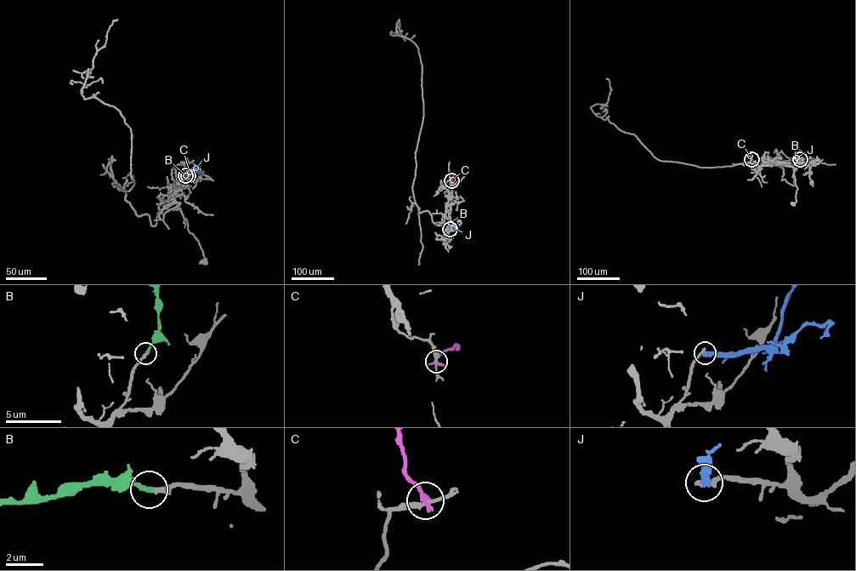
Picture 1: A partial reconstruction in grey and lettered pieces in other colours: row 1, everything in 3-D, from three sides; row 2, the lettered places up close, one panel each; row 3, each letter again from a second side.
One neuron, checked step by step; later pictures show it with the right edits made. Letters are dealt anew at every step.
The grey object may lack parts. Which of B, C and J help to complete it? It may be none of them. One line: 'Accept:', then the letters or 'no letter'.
Accept: B

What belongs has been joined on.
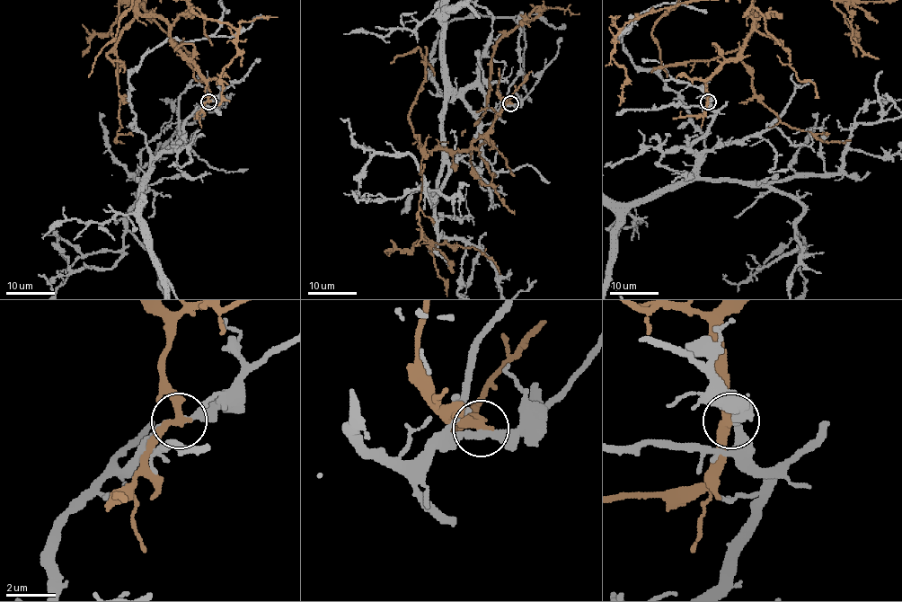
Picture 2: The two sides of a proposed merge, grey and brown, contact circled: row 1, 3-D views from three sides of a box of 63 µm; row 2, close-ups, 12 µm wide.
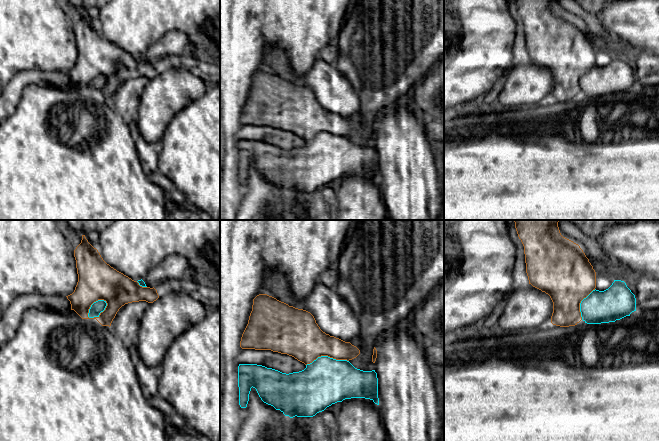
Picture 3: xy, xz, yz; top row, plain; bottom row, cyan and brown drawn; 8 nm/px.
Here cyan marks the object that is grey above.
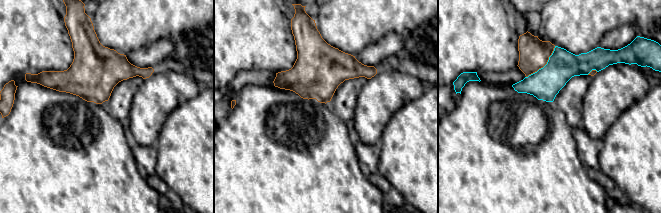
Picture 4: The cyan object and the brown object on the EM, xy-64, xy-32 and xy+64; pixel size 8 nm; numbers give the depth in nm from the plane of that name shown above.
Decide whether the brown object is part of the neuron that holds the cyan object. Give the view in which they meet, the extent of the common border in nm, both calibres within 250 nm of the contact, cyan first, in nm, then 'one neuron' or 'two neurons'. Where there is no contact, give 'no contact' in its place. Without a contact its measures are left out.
xy | 200 nm | 100/280 nm | two neurons

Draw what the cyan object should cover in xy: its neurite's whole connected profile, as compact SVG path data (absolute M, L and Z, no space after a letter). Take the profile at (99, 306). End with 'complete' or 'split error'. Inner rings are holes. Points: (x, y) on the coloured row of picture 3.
M98 300L94 302L89 309L88 317L89 318L99 317L100 313L105 310L106 306L107 303L104 300Z | complete

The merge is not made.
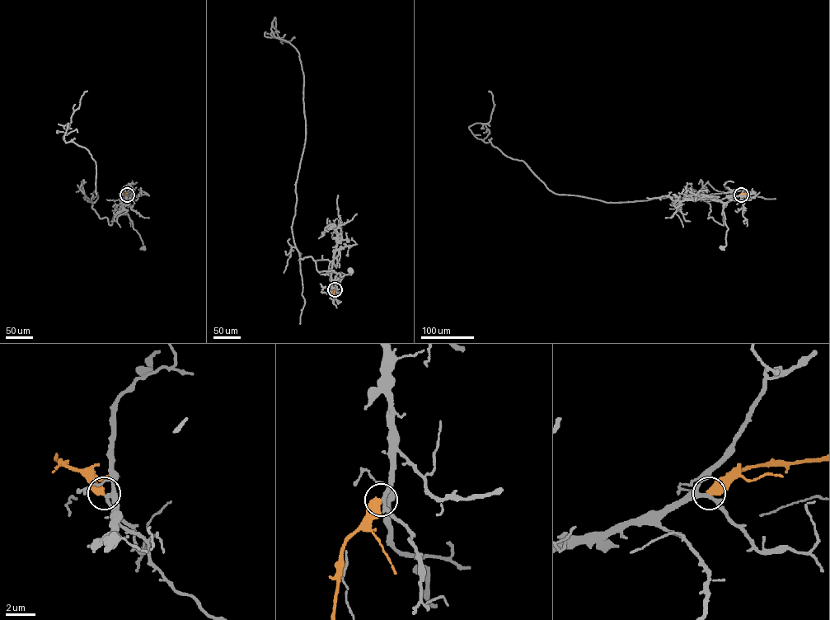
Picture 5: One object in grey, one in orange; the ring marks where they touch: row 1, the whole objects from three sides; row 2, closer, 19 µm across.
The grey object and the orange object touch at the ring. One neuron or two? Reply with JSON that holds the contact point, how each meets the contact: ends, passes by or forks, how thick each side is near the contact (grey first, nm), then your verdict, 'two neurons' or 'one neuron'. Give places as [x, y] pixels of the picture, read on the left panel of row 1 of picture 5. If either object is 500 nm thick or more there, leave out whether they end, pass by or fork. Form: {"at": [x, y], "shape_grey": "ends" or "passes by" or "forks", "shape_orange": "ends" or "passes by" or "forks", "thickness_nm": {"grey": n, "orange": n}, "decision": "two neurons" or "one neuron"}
{"at": [127, 194], "thickness_nm": {"grey": 240, "orange": 500}, "decision": "one neuron"}

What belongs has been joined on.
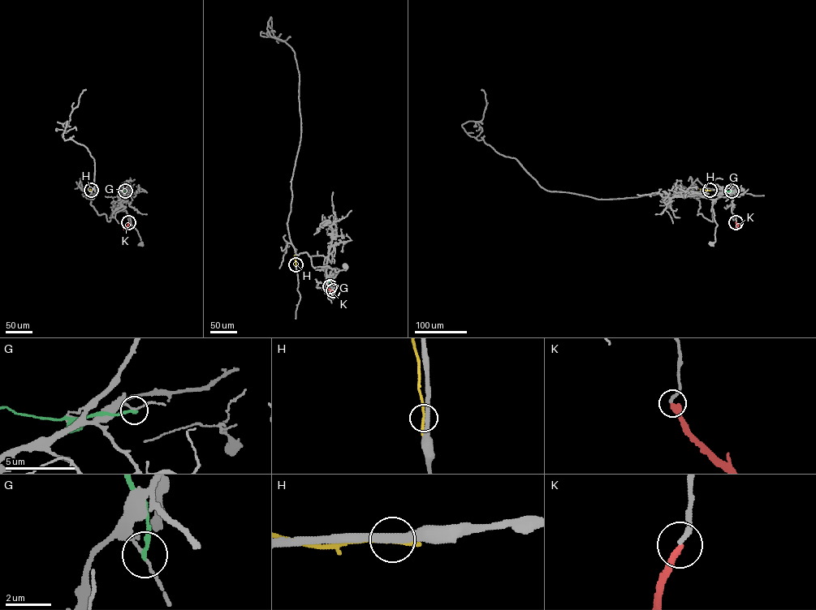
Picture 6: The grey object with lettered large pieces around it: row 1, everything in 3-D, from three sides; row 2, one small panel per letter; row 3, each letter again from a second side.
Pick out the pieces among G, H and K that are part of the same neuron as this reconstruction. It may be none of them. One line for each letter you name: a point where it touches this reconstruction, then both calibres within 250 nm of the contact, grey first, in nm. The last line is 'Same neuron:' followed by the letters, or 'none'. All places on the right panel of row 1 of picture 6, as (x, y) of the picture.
Same neuron: none

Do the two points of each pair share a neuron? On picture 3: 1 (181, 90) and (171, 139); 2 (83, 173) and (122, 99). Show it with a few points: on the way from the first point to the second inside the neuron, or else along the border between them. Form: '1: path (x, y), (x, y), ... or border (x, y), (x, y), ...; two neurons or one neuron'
1: border (196, 100), (184, 106), (170, 121), (163, 133); two neurons
2: border (114, 109), (127, 124); two neurons

